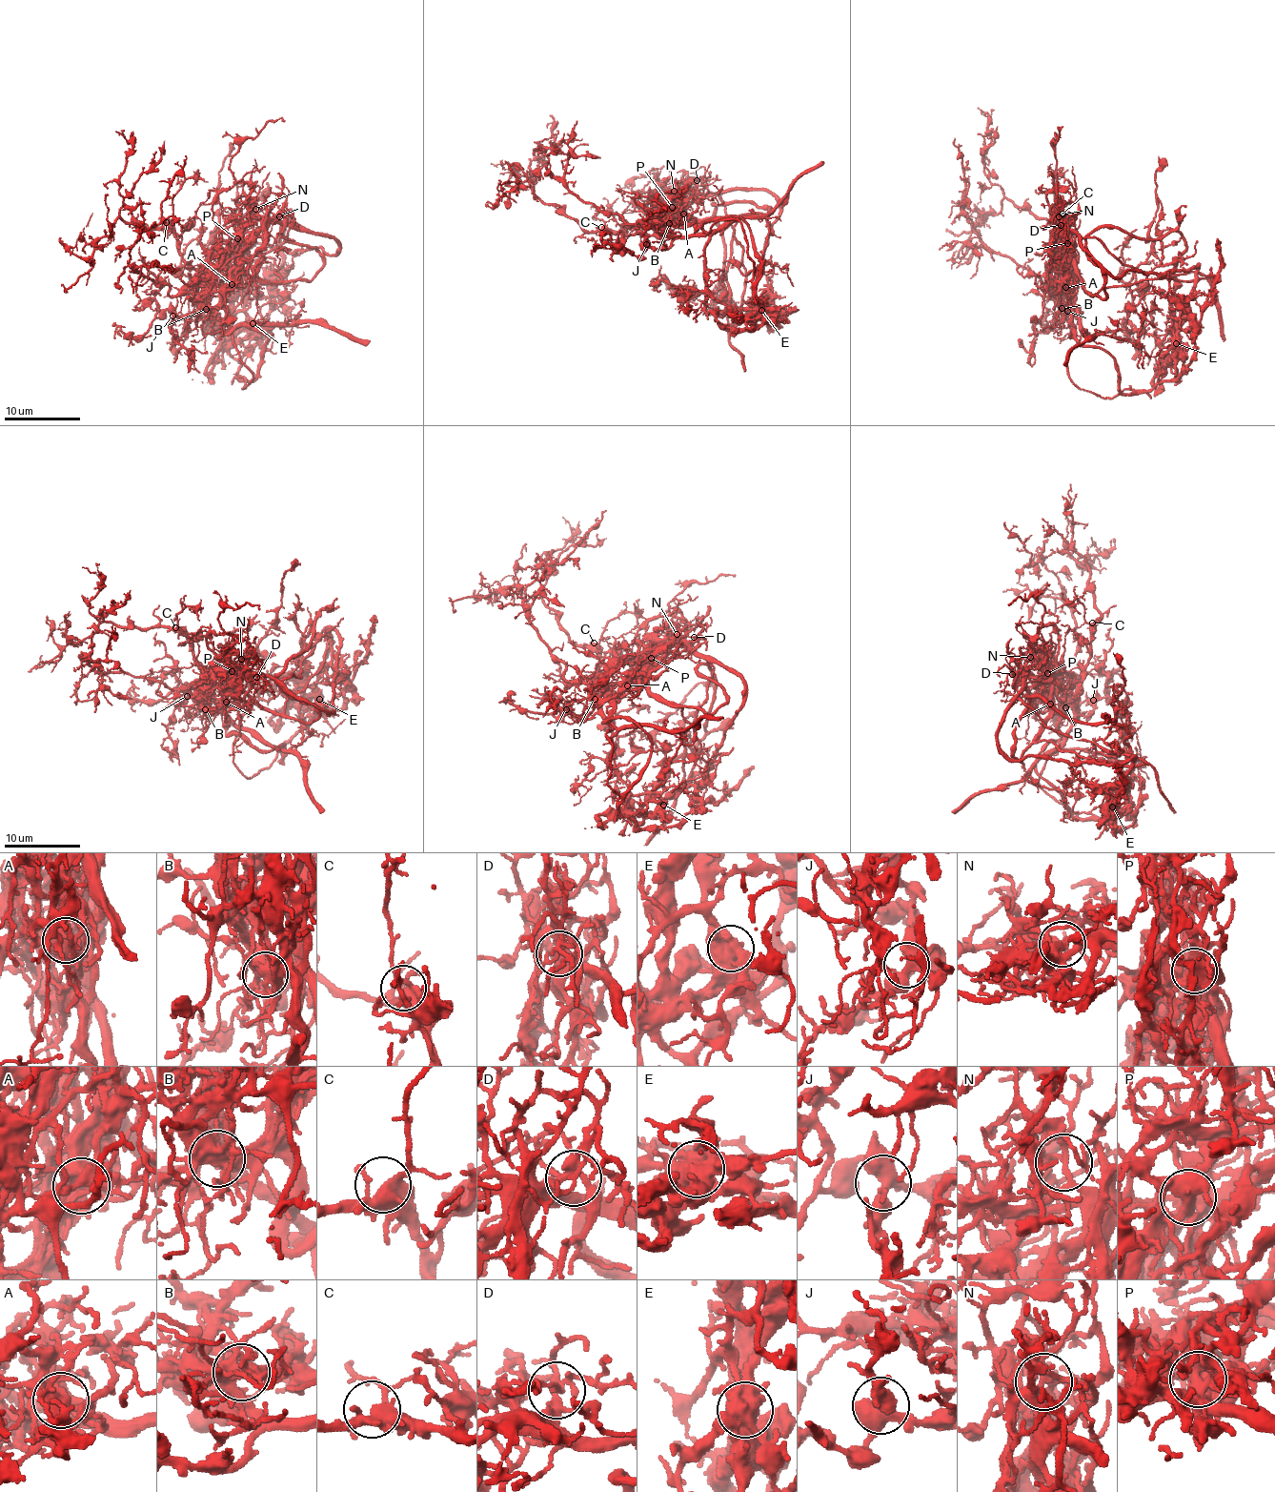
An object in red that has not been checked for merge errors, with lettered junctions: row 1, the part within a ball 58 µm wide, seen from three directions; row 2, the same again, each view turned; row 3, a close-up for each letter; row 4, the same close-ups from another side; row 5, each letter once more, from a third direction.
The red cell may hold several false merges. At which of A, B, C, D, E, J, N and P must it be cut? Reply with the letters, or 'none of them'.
A, B, D, E, N, P

